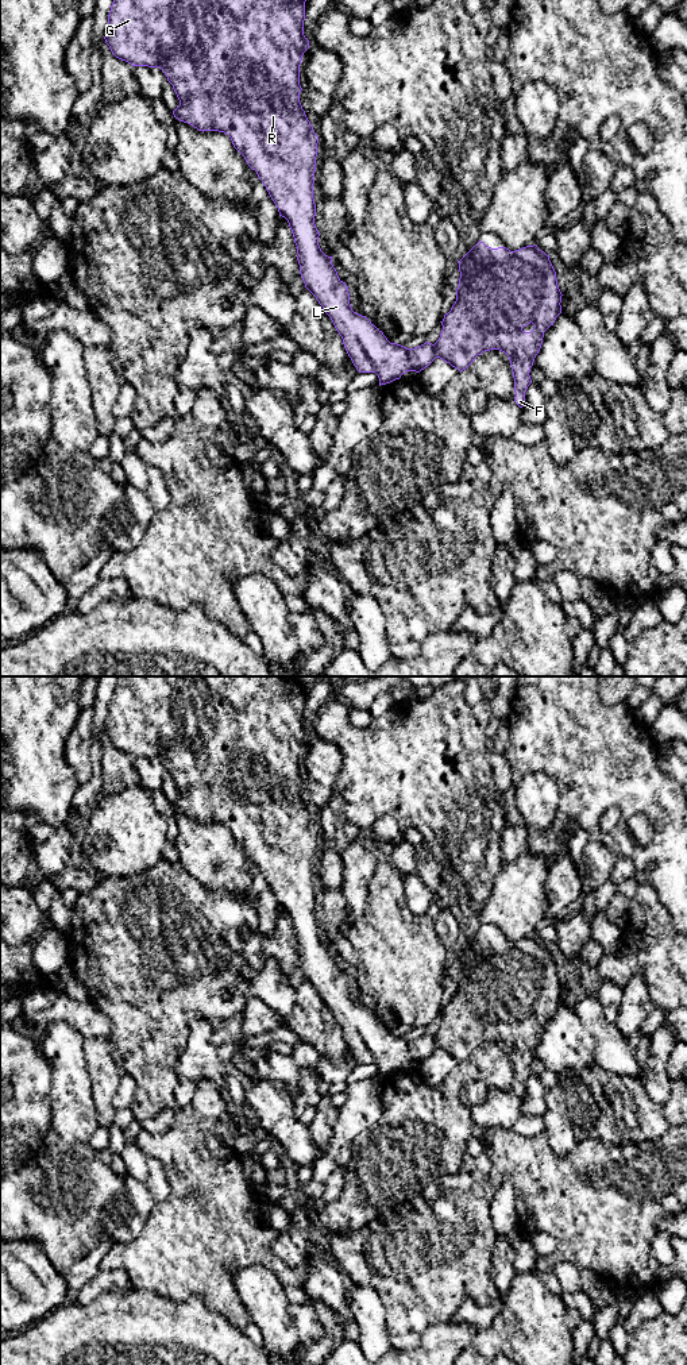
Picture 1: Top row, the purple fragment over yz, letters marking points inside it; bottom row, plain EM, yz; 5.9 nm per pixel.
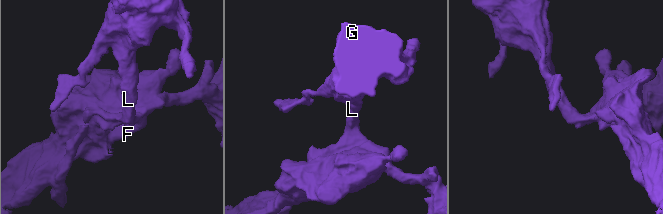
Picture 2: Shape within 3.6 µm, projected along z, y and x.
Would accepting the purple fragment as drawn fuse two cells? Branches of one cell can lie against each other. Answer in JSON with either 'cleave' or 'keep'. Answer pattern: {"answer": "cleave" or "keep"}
{"answer": "cleave"}

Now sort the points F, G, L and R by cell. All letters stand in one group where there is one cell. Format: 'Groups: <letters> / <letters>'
Groups: F / G L R

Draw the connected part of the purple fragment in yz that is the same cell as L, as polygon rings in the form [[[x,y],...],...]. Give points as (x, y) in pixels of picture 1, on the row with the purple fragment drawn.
[[[113,0],[105,28],[105,43],[112,54],[132,66],[159,68],[173,85],[180,105],[173,115],[198,131],[227,134],[233,147],[256,171],[271,200],[285,217],[297,246],[297,261],[305,288],[316,297],[343,339],[344,348],[359,373],[375,373],[379,386],[400,379],[406,371],[420,373],[435,359],[435,344],[406,348],[390,343],[366,316],[352,311],[348,286],[319,246],[314,224],[313,184],[319,136],[300,103],[300,65],[309,41],[304,35],[306,0]]]

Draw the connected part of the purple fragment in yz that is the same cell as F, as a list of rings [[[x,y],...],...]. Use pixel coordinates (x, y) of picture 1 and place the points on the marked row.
[[[479,240],[458,263],[456,301],[440,321],[443,329],[435,343],[435,355],[462,373],[485,351],[505,352],[514,378],[514,402],[522,408],[544,332],[561,313],[563,294],[549,255],[536,244],[510,251],[506,247],[491,248]]]

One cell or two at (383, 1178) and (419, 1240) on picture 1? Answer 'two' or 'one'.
two

